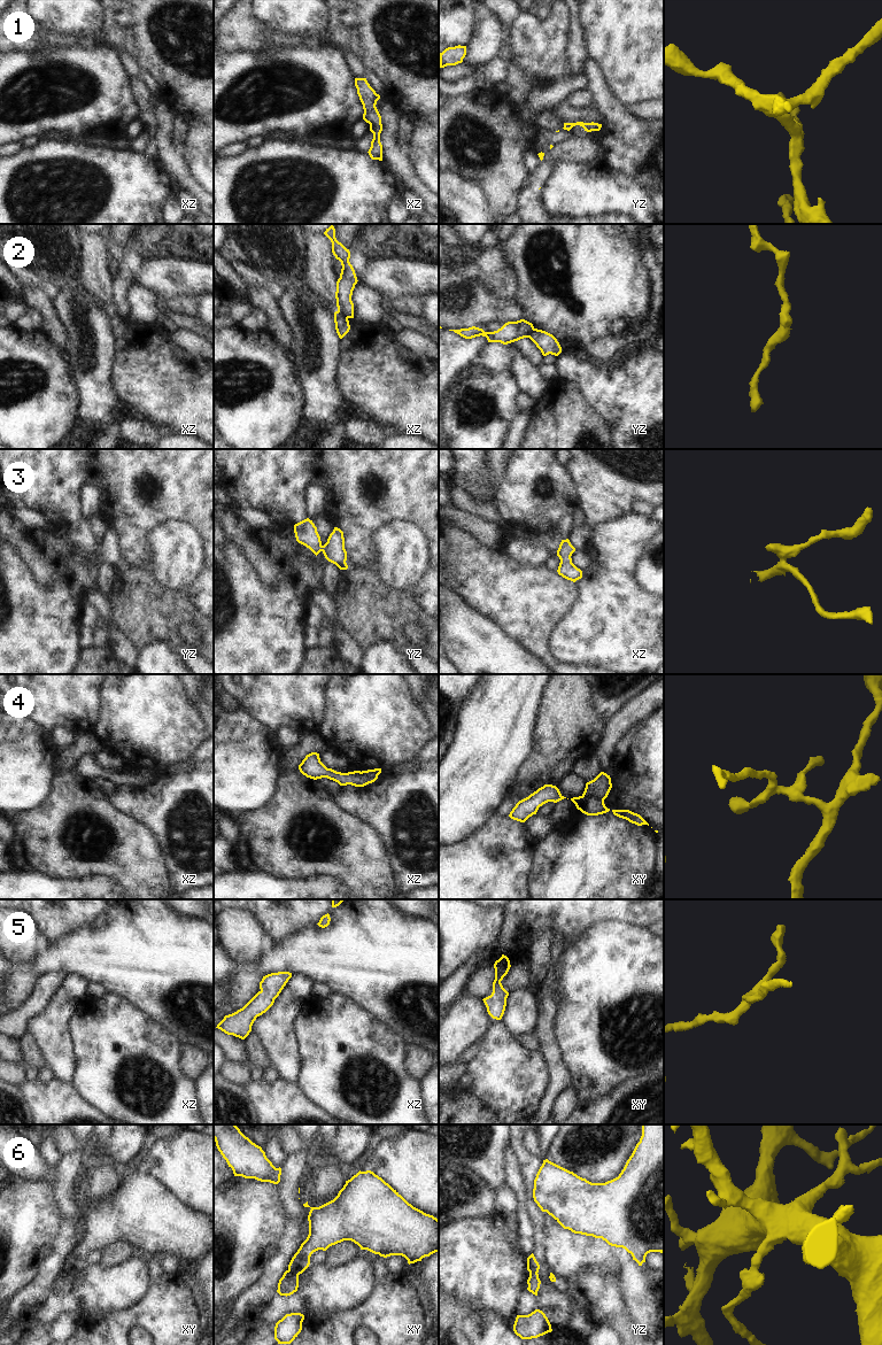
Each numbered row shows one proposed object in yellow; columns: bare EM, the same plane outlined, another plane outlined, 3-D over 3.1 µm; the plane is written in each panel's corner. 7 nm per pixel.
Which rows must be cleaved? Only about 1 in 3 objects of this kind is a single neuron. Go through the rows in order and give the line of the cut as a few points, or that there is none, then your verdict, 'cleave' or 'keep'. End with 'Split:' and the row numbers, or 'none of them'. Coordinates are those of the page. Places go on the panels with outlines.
1: no cut | keep
2: xz (337, 311), (347, 318) | cleave
3: no cut | keep
4: xy (603, 798), (586, 797), (577, 806) | cleave
5: no cut | keep
6: xy (288, 1269), (298, 1275) | cleave
Split: 2, 4, 6

